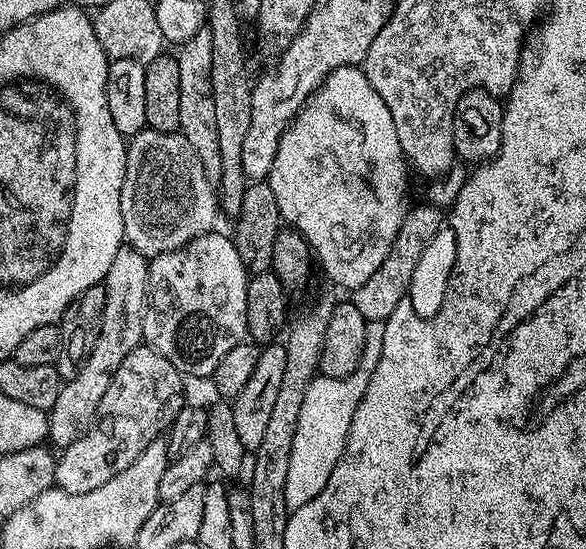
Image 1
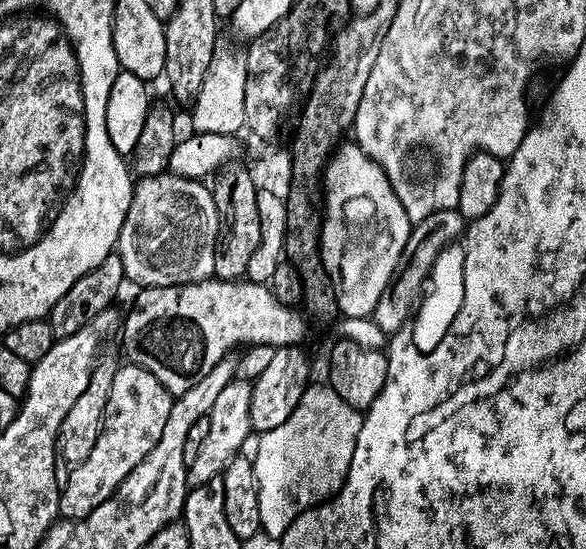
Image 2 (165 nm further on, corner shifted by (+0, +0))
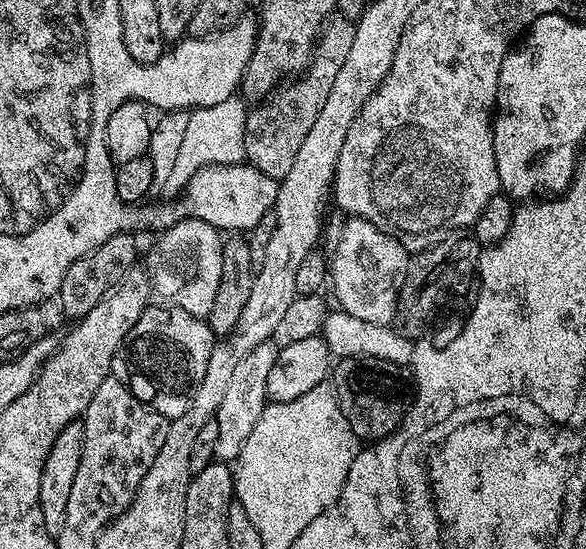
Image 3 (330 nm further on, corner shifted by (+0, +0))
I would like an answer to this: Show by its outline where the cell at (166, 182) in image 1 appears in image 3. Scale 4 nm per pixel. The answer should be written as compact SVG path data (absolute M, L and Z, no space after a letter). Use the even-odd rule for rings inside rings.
M195 218L180 219L174 226L163 229L156 237L156 245L148 252L146 271L152 287L152 296L161 305L169 308L181 308L186 314L207 318L210 306L214 306L214 294L218 294L218 281L222 279L222 250L224 240L221 233L212 225Z

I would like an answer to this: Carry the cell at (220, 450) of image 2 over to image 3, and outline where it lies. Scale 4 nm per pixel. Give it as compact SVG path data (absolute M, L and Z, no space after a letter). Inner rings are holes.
M271 342L254 346L246 358L233 371L232 380L226 394L222 397L222 406L218 406L215 420L218 422L218 439L214 442L214 457L220 462L234 462L246 446L246 438L250 438L250 430L254 430L254 422L262 418L262 410L266 407L266 382L270 379L270 370L274 370L278 349Z

